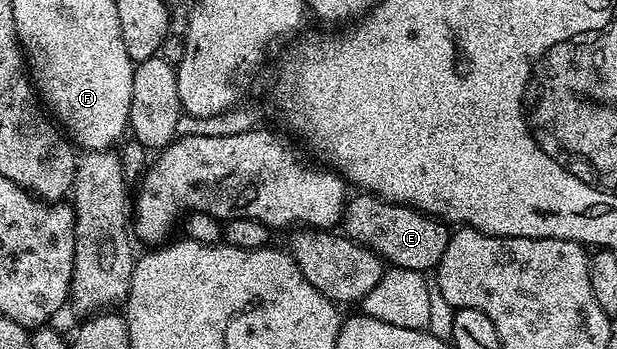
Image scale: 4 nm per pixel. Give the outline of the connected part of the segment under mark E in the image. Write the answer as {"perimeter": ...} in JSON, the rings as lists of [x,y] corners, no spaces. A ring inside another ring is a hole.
{"perimeter":[[[354,195],[349,197],[340,221],[341,231],[349,240],[370,248],[387,265],[396,268],[407,268],[423,274],[437,269],[450,241],[451,229],[443,221],[436,216],[429,216],[427,212],[420,212],[409,204],[393,204],[383,196]]]}

